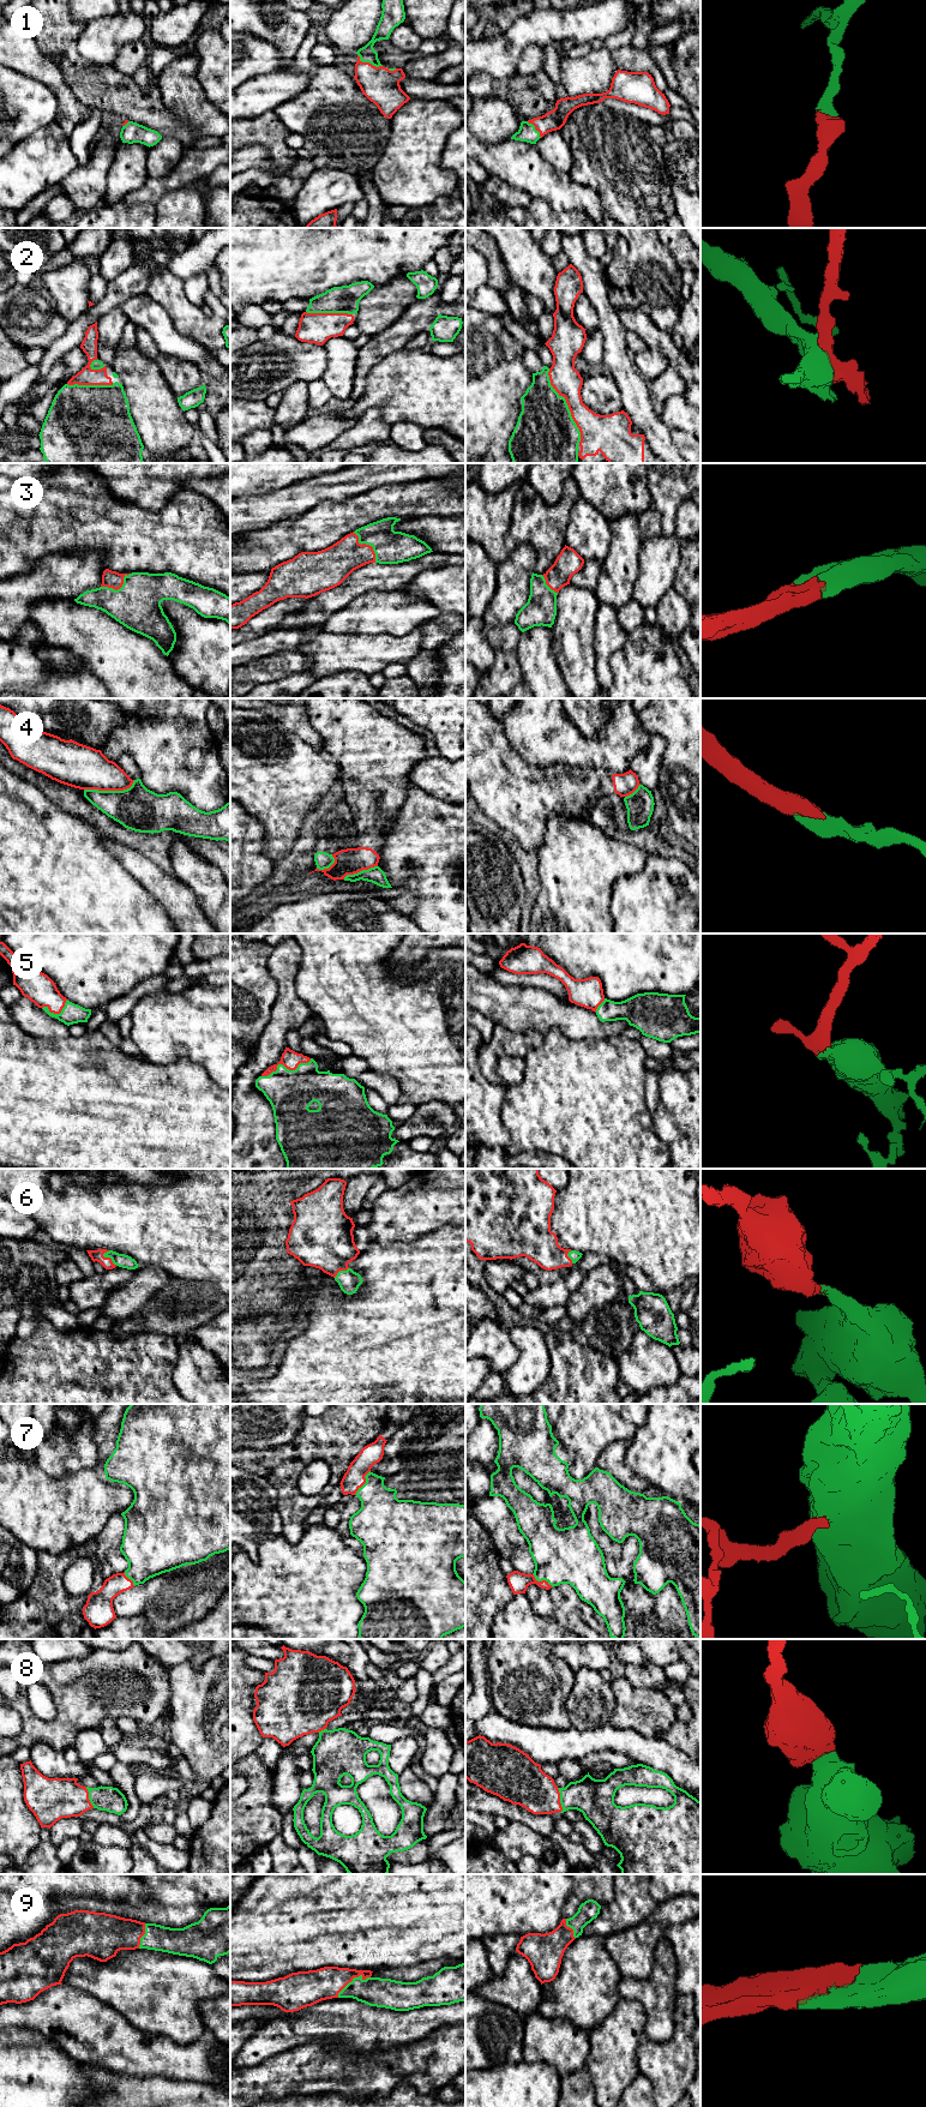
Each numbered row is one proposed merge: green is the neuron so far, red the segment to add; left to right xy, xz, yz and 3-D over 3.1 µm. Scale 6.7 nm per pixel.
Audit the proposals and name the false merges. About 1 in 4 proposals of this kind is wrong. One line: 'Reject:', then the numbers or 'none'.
Reject: 4

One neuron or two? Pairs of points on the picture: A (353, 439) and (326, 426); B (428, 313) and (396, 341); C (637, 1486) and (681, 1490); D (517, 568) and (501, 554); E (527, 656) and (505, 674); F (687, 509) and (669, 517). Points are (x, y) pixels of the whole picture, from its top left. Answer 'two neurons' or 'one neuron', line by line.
A: two neurons
B: one neuron
C: two neurons
D: two neurons
E: two neurons
F: two neurons

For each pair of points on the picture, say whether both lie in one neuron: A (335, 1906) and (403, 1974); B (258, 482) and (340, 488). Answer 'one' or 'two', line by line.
A: two
B: two

